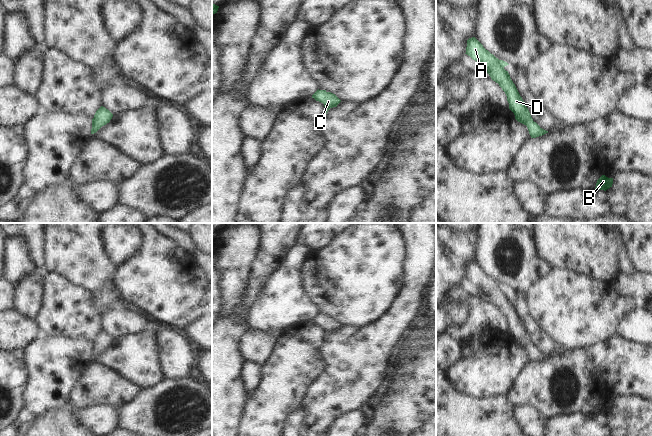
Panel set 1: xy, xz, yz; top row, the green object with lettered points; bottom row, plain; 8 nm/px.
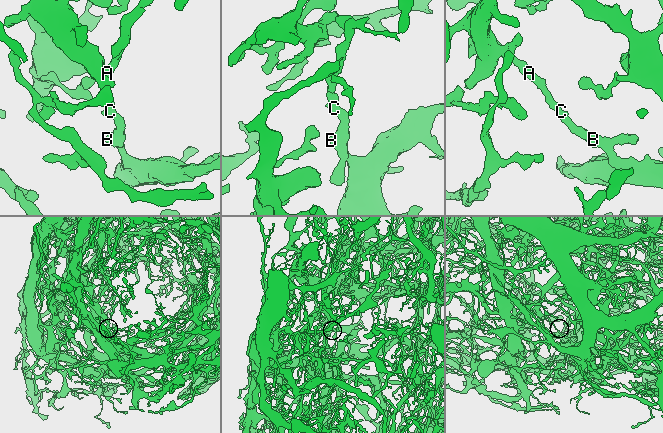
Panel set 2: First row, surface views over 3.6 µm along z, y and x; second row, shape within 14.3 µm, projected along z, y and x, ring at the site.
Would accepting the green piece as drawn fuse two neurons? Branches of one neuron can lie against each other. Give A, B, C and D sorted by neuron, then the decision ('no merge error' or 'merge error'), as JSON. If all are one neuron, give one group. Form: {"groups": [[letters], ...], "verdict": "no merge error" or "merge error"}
{"groups": [["A", "B", "C", "D"]], "verdict": "no merge error"}

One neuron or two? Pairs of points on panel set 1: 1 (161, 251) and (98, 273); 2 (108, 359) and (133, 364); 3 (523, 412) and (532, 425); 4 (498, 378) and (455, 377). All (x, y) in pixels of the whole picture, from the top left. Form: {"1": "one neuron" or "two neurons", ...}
{"1": "two neurons", "2": "one neuron", "3": "one neuron", "4": "one neuron"}

